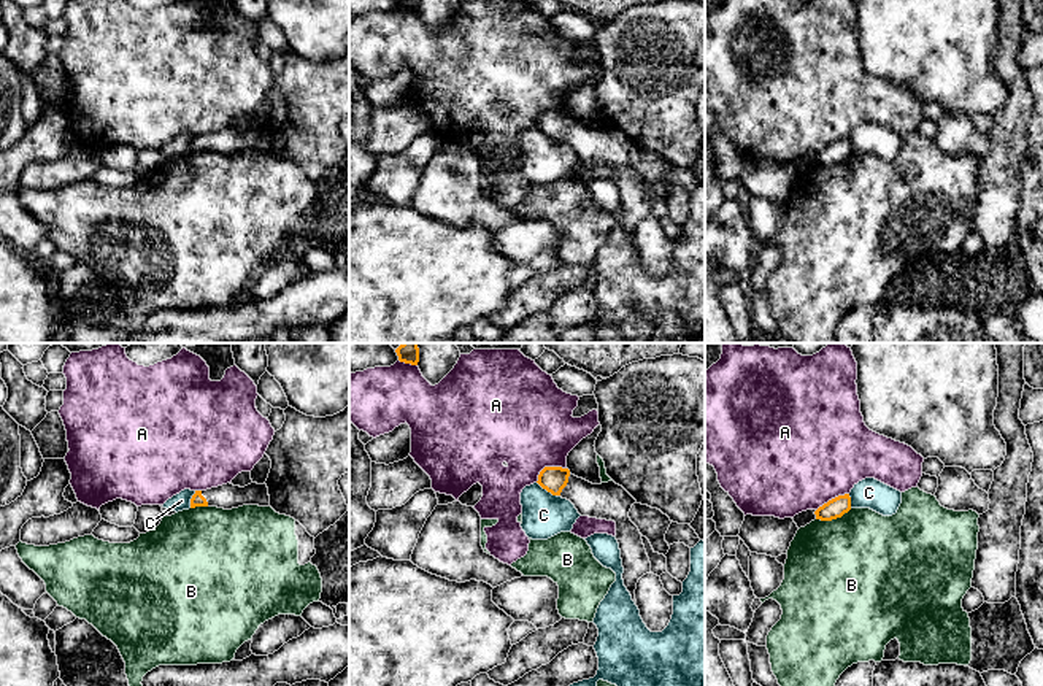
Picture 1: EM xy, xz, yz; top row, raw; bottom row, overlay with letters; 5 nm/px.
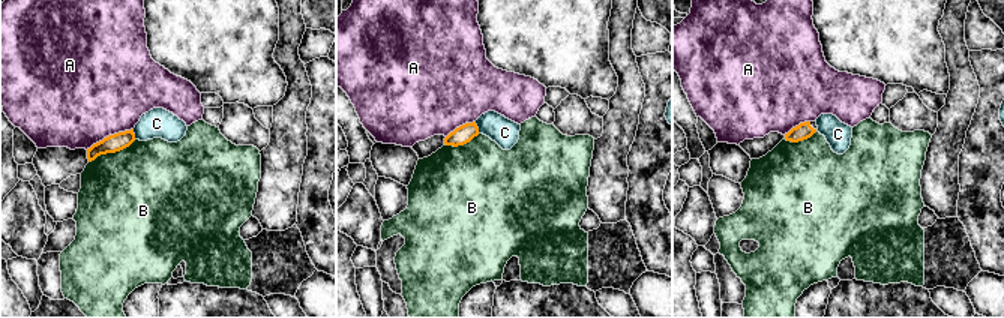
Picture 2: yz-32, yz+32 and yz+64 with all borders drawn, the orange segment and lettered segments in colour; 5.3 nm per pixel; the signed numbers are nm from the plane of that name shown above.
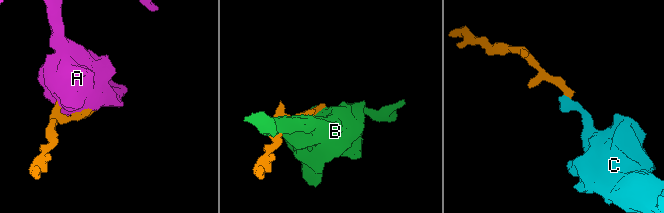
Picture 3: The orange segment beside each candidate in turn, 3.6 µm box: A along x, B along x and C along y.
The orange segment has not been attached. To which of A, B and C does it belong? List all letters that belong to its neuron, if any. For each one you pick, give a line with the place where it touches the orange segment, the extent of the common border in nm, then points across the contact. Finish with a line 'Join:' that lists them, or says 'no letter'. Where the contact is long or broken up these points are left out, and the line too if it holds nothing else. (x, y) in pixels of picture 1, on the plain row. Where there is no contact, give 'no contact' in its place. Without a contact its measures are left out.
Join: no letter

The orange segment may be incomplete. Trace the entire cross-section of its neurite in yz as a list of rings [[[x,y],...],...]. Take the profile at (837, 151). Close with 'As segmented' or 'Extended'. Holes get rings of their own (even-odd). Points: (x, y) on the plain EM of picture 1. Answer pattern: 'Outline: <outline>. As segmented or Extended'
Outline: [[[845,138],[845,140],[838,140],[832,145],[829,145],[822,151],[819,151],[814,156],[814,159],[816,159],[816,164],[832,165],[832,164],[841,162],[849,154],[851,154],[851,141],[849,141],[849,138]]]. As segmented

